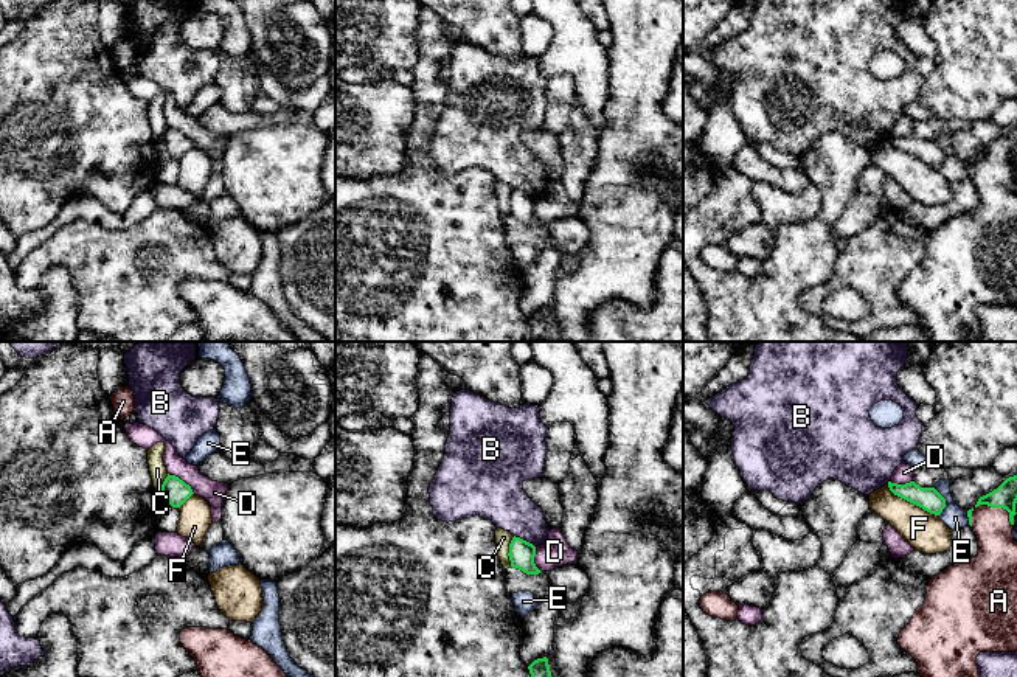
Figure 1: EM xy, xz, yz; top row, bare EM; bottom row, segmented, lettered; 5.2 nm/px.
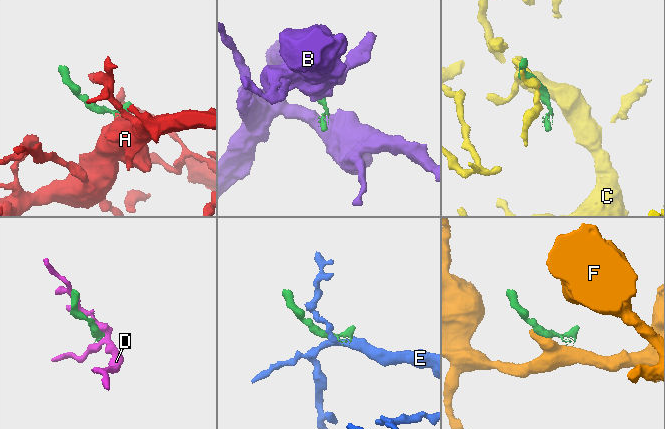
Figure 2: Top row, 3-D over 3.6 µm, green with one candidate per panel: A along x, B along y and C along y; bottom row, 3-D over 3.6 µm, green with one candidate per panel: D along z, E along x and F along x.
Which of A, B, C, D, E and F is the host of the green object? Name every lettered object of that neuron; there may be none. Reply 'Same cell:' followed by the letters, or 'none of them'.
Same cell: A

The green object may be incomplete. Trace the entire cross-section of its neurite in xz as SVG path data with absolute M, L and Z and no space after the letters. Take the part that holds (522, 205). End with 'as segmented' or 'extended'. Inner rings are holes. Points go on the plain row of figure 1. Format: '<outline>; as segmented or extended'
M514 188L508 208L512 220L519 220L526 227L542 225L534 216L536 199L529 194Z; as segmented

